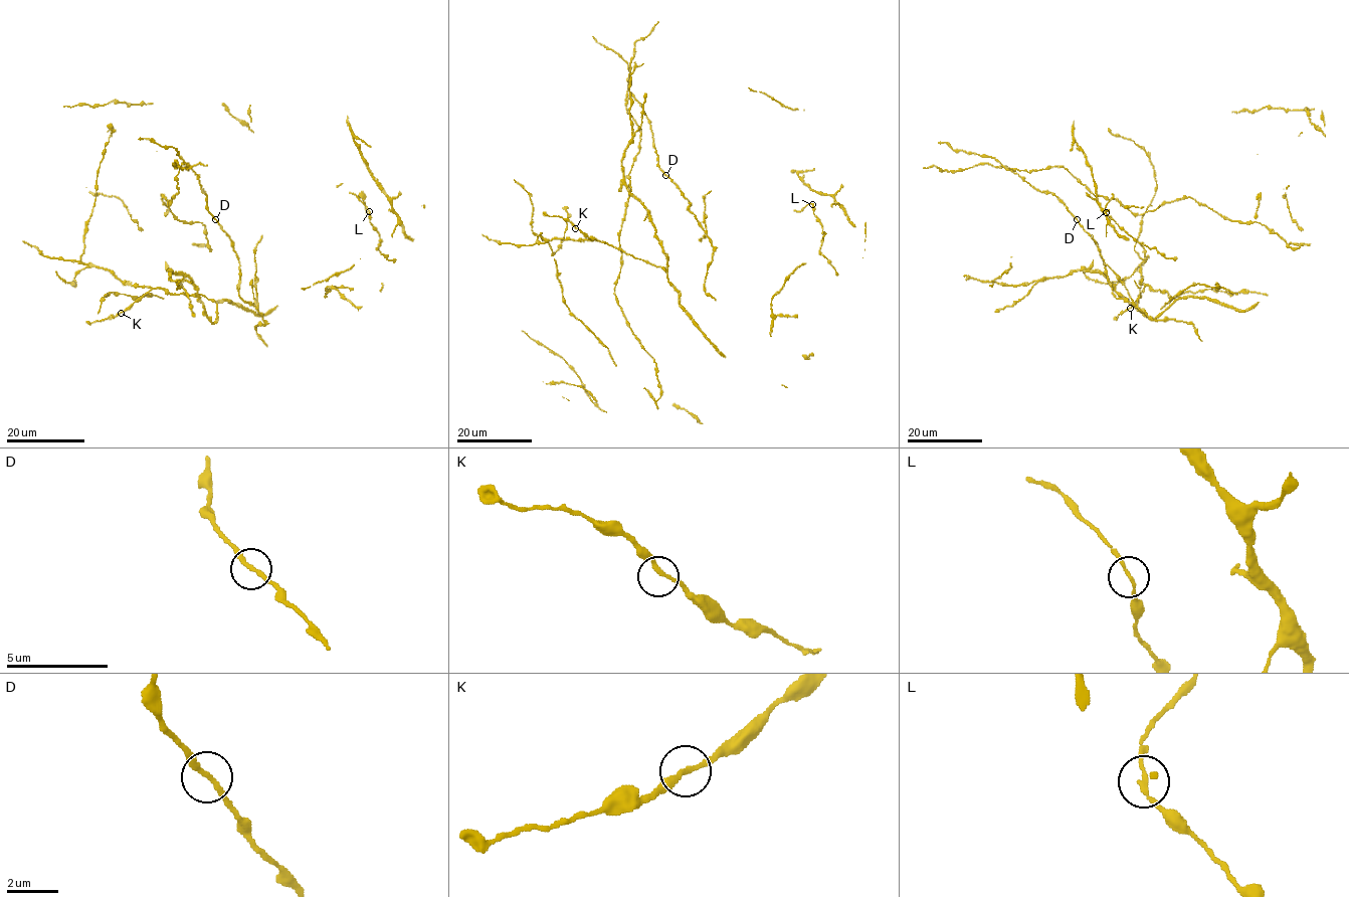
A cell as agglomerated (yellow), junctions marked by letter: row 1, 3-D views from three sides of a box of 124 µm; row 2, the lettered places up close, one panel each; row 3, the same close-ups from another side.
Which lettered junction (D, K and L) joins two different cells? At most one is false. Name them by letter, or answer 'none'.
L

